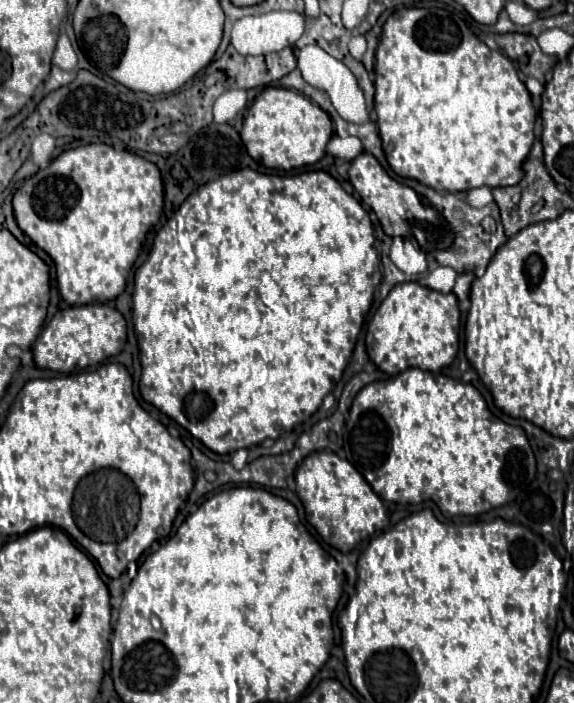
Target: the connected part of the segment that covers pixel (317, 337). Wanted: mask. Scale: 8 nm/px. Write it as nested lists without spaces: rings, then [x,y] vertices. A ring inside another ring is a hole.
[[[251,168],[221,176],[193,192],[175,214],[177,232],[171,240],[155,242],[147,262],[135,272],[133,290],[133,324],[137,330],[137,342],[141,348],[141,396],[187,428],[197,440],[217,454],[229,454],[251,444],[259,444],[265,438],[279,438],[281,432],[289,432],[295,424],[305,422],[321,406],[327,392],[333,388],[333,376],[337,380],[353,352],[357,336],[363,326],[363,318],[371,308],[375,288],[381,282],[379,256],[375,252],[375,236],[369,214],[363,206],[347,194],[341,184],[327,172],[303,172],[297,176],[259,174]]]

